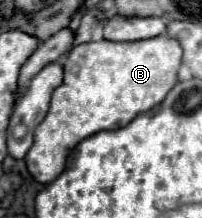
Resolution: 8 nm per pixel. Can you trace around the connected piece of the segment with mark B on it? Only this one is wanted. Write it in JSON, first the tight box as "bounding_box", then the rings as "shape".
{"bounding_box":[24,36,182,184],"shape":[[[156,36],[156,38],[140,40],[140,42],[100,40],[100,42],[86,42],[80,46],[74,46],[68,52],[64,62],[64,82],[52,92],[48,114],[34,130],[34,144],[24,158],[32,178],[40,184],[50,184],[64,170],[68,152],[76,148],[84,138],[102,130],[124,128],[138,114],[158,106],[166,98],[166,94],[172,90],[172,86],[178,82],[176,72],[180,68],[180,60],[182,60],[180,44],[166,36]]]}

